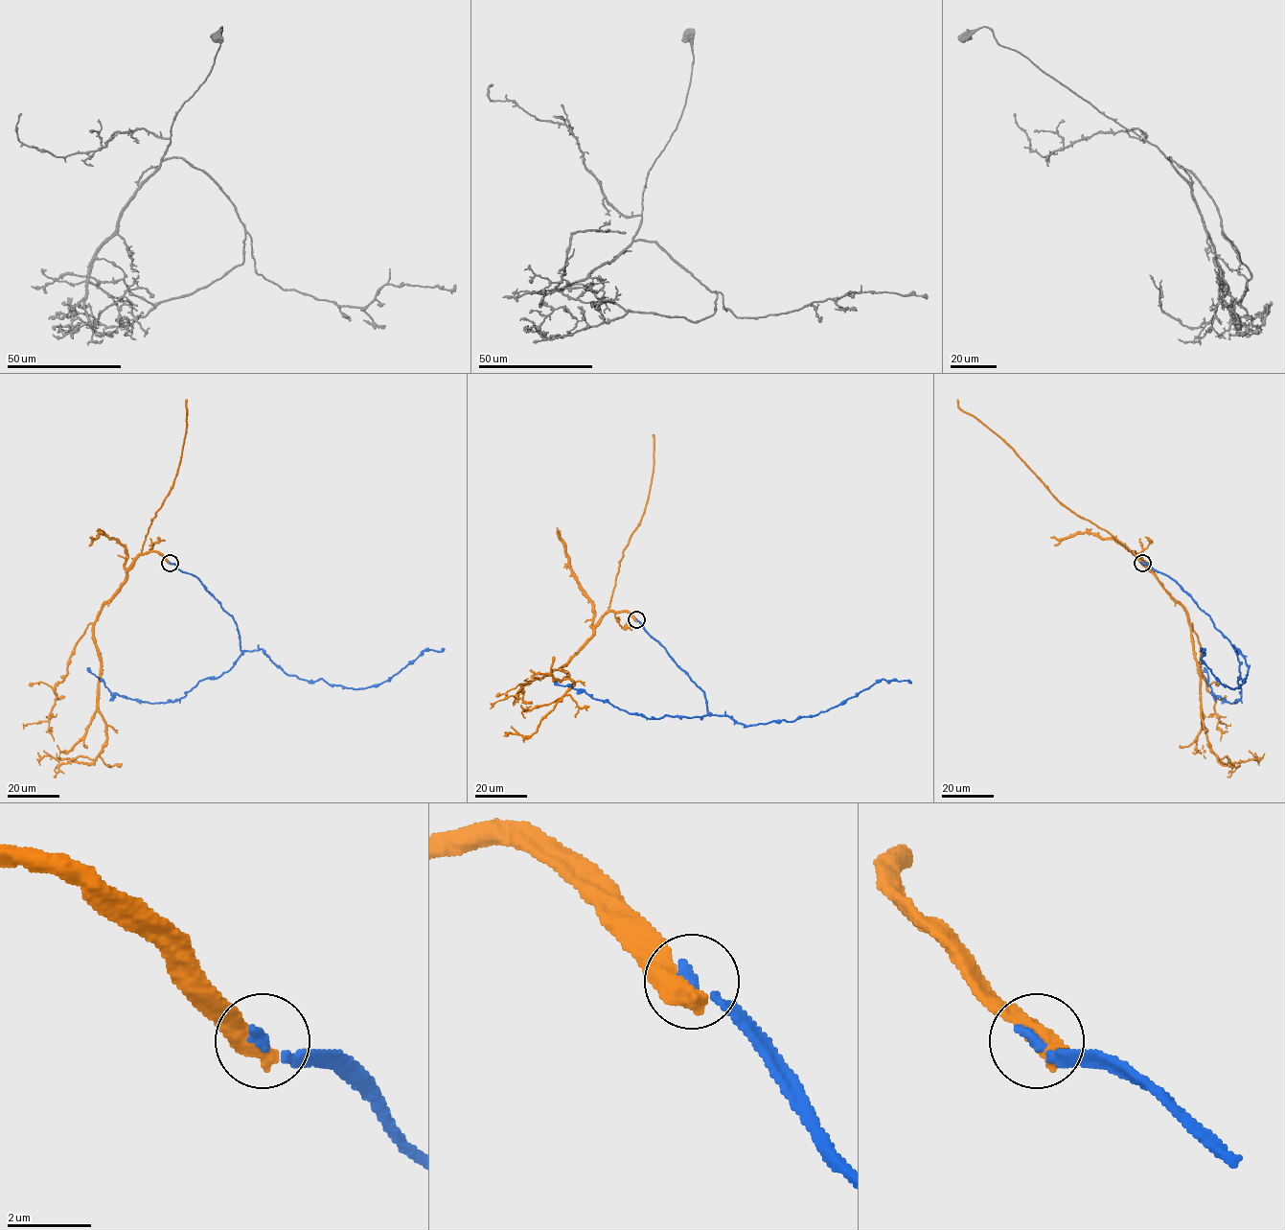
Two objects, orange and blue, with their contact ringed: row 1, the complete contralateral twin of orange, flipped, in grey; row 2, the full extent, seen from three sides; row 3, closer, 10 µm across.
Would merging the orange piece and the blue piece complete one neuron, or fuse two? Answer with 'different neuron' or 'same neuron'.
different neuron

